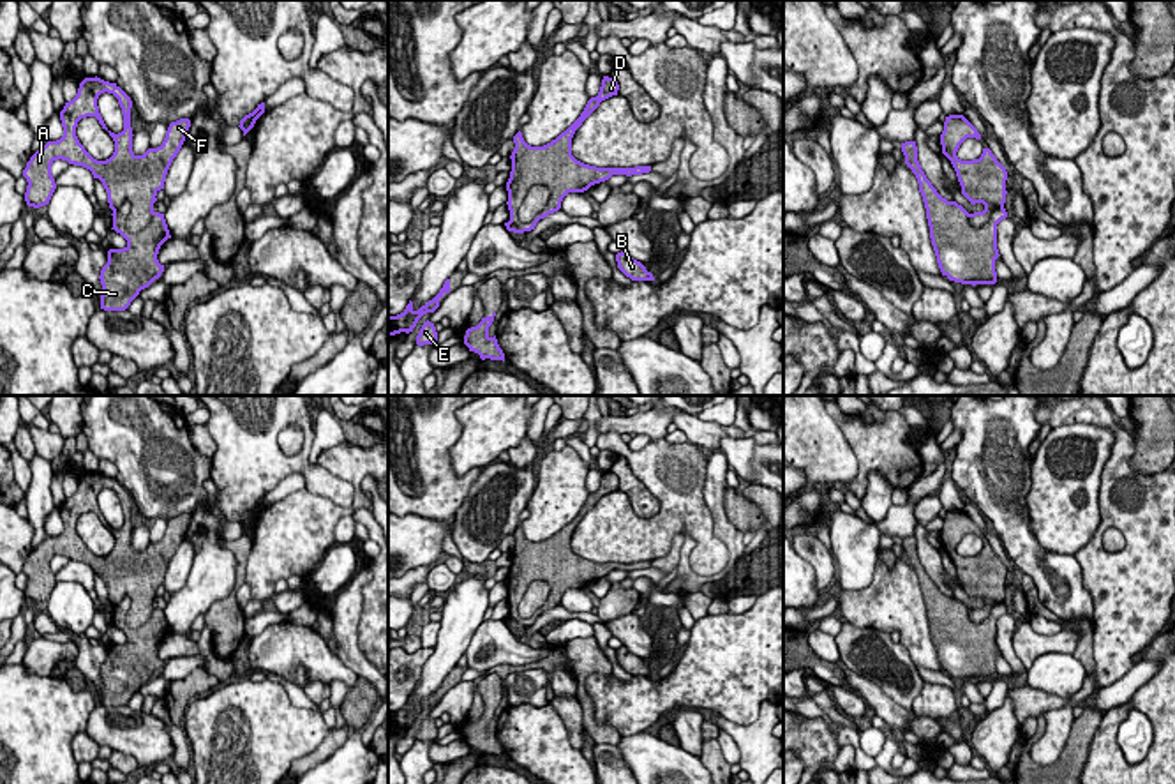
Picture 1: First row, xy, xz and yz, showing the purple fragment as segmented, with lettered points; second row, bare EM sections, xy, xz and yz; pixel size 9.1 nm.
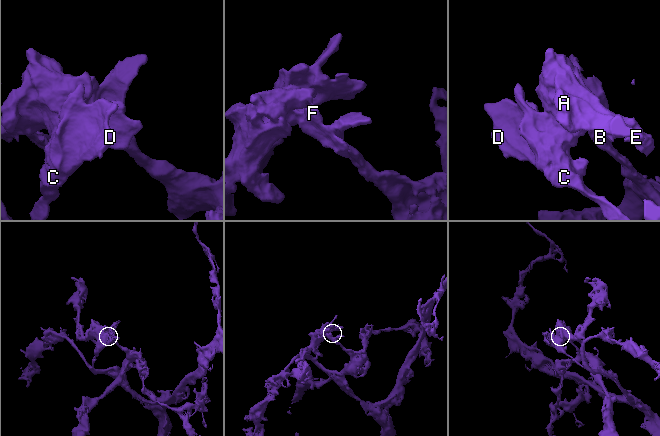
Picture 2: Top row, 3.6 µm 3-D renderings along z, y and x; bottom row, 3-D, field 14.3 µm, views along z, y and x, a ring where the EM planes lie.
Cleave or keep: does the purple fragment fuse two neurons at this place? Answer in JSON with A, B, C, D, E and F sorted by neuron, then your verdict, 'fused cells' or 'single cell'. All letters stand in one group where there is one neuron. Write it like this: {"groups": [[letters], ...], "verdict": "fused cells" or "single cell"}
{"groups": [["A", "B", "E", "F"], ["C", "D"]], "verdict": "fused cells"}

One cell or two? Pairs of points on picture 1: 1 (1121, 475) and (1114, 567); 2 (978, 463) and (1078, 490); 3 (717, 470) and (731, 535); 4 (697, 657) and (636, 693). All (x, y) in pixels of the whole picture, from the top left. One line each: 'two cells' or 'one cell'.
1: one cell
2: two cells
3: one cell
4: one cell

